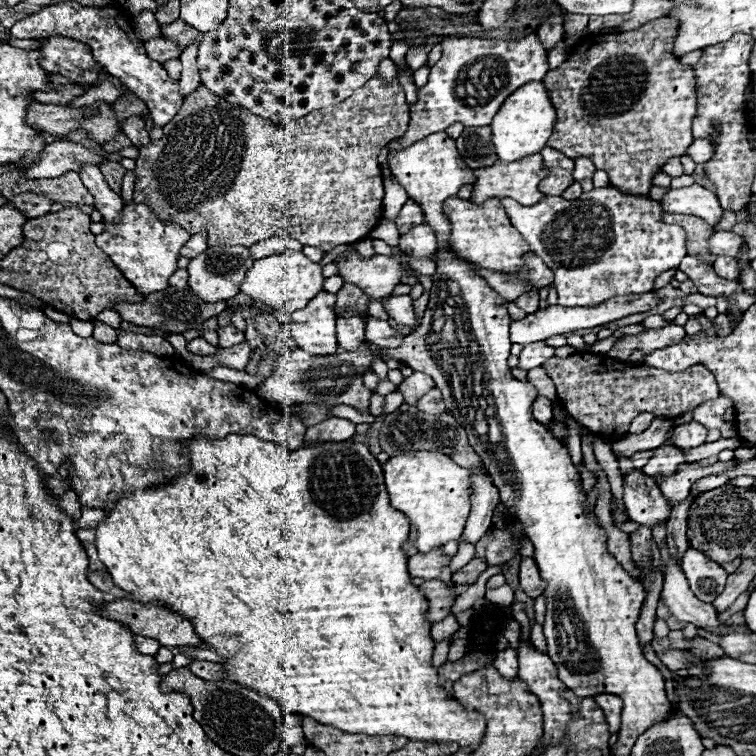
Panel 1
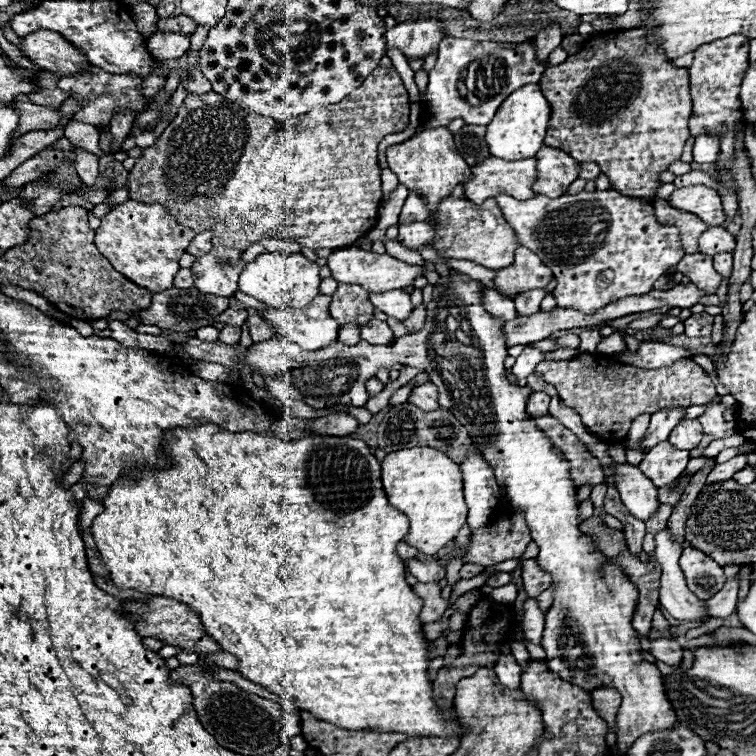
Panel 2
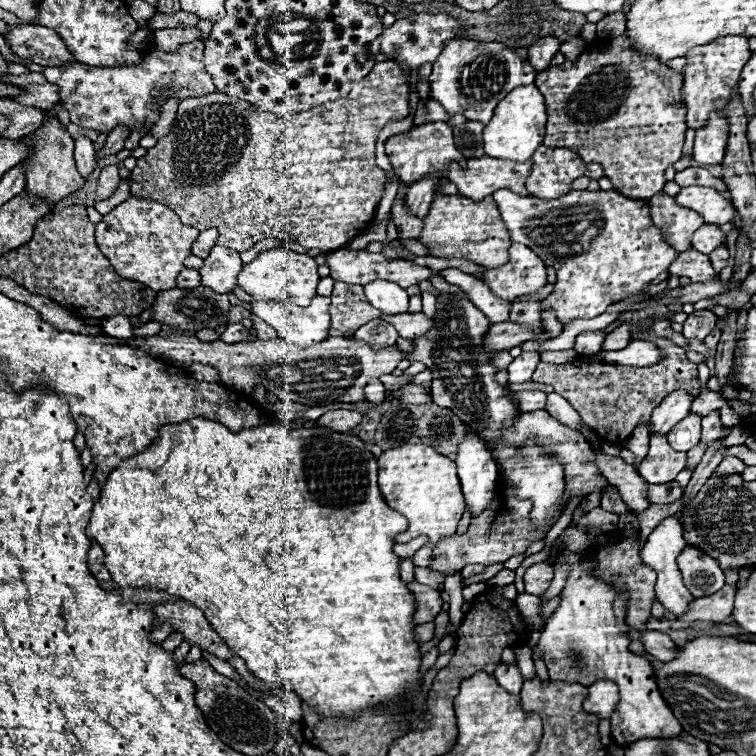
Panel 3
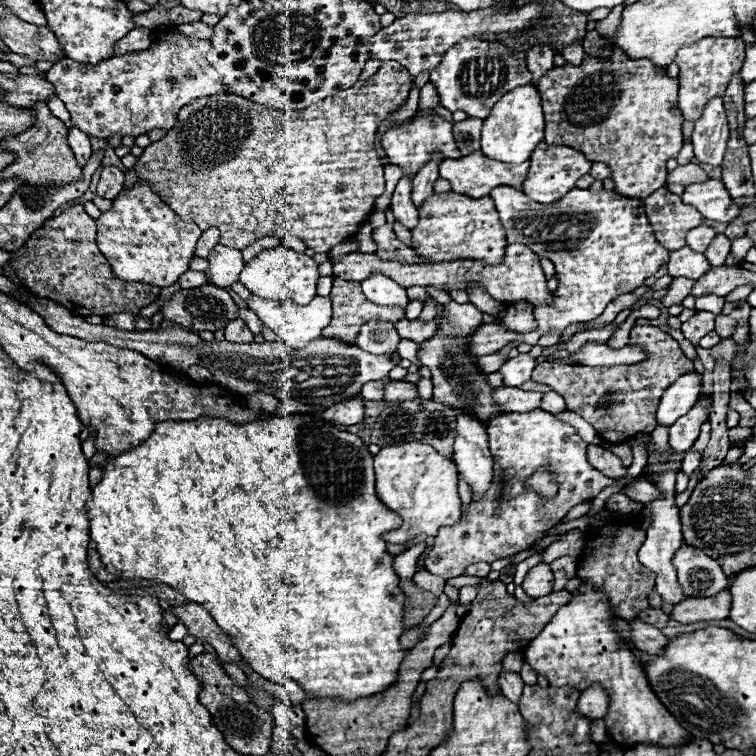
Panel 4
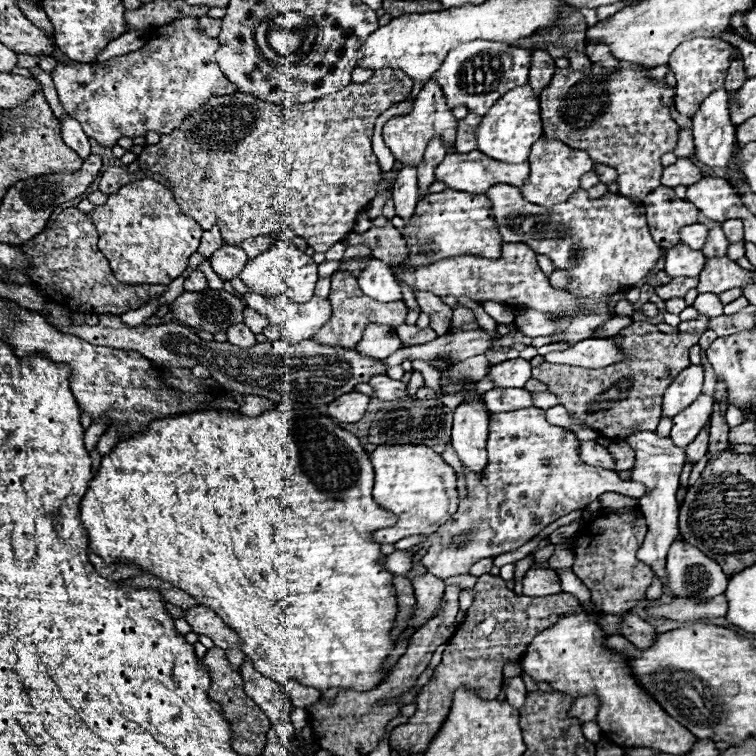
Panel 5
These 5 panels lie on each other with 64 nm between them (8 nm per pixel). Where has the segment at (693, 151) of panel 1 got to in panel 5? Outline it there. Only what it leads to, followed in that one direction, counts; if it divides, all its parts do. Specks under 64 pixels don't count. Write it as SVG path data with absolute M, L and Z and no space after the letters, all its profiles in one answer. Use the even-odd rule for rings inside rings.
M718 88L712 92L698 108L698 112L692 116L692 132L694 132L694 146L696 146L696 158L712 168L724 168L732 160L734 152L734 126L730 124L728 116L728 92L724 88Z

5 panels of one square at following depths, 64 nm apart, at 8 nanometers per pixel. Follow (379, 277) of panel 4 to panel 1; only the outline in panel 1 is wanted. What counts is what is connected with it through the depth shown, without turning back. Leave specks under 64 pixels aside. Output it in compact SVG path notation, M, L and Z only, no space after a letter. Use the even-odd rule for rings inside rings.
M390 294L386 298L380 298L380 302L390 318L394 318L398 324L404 324L404 326L410 326L412 330L416 330L418 322L416 322L416 316L412 310L412 298L408 294L400 294L400 296Z

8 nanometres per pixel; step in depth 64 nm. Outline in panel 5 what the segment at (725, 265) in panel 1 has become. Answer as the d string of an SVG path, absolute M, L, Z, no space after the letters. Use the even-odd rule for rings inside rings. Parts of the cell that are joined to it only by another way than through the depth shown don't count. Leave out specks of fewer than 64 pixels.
M716 224L714 228L710 228L708 240L706 240L702 252L704 252L704 256L708 256L708 258L710 258L710 256L724 256L724 254L726 254L726 248L728 248L728 240L724 238L724 232L722 232L720 226Z

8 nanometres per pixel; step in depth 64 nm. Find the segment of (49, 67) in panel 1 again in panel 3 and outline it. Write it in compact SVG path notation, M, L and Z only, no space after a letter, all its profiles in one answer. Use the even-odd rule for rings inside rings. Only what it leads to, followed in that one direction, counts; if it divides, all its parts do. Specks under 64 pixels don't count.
M34 24L8 26L6 40L14 54L42 66L60 66L68 60L74 62L66 44L52 28L34 26Z

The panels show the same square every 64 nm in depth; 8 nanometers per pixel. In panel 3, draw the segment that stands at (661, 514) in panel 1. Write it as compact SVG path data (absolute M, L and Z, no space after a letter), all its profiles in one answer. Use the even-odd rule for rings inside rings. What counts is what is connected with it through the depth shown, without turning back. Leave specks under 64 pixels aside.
M596 452L596 466L600 468L600 472L606 476L606 480L612 486L618 486L618 492L622 494L622 500L628 504L630 510L640 514L650 506L650 502L646 500L646 490L644 490L646 480L622 458Z

